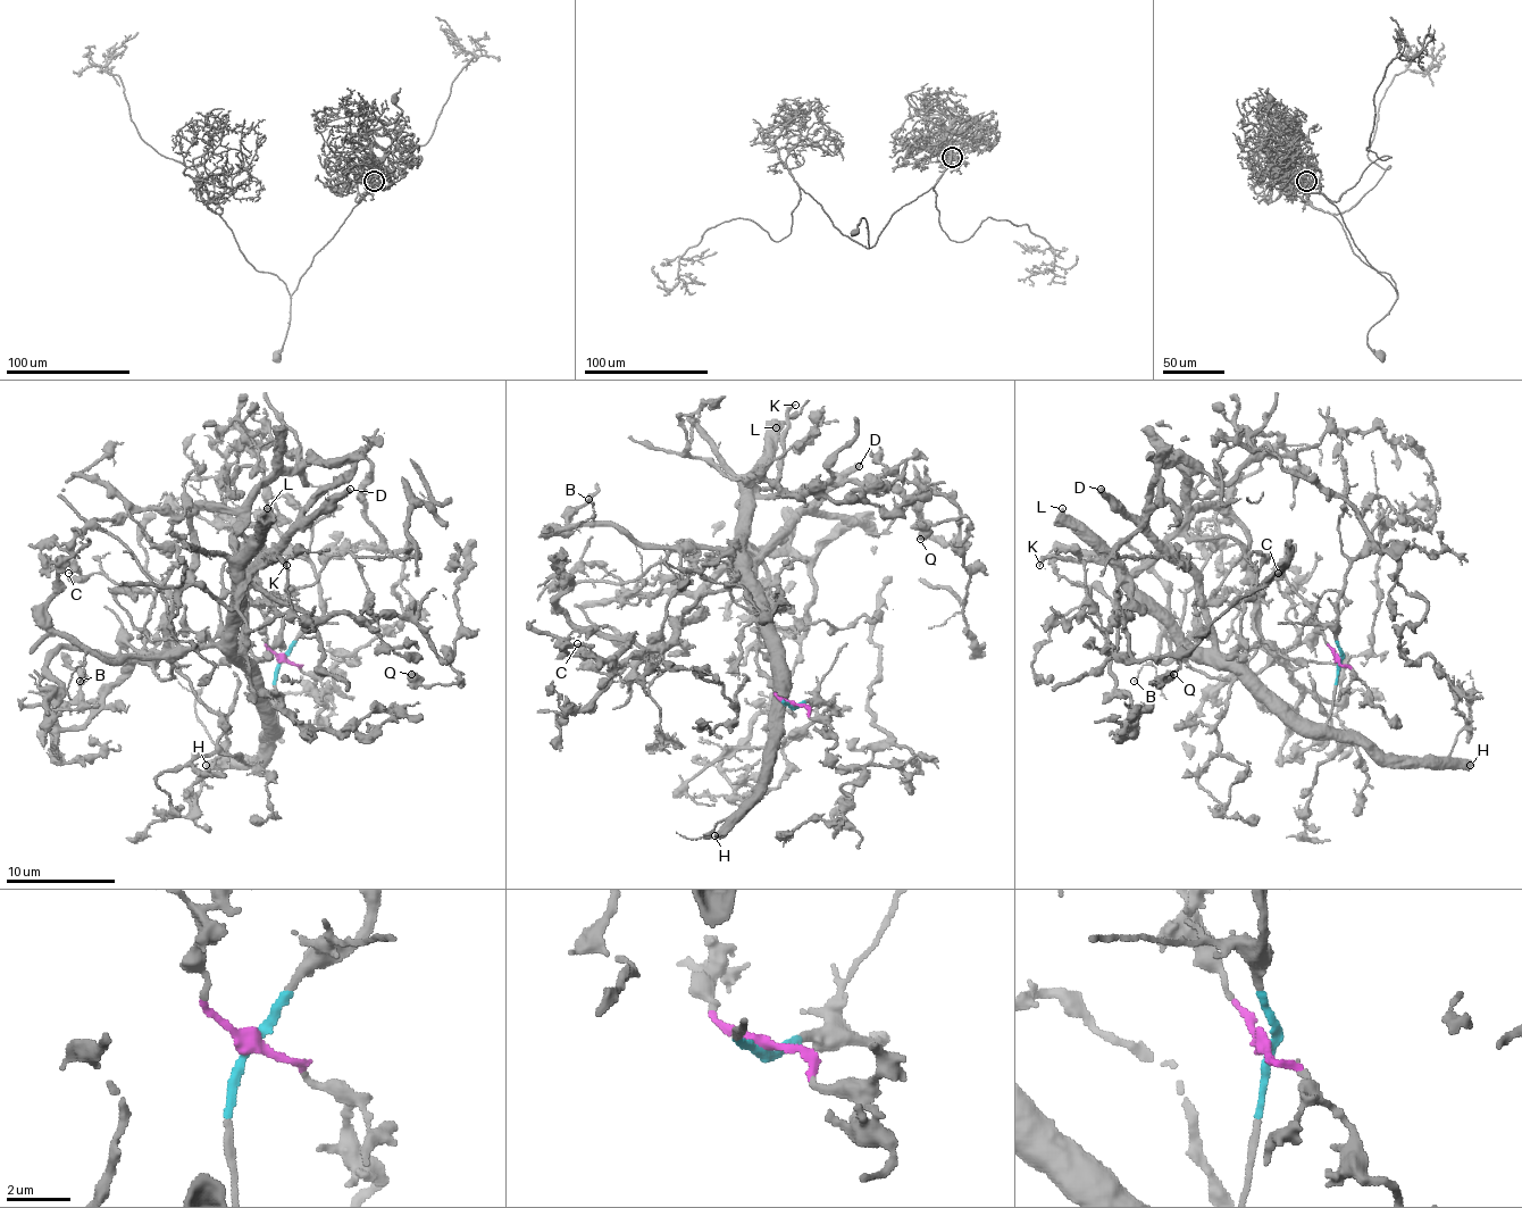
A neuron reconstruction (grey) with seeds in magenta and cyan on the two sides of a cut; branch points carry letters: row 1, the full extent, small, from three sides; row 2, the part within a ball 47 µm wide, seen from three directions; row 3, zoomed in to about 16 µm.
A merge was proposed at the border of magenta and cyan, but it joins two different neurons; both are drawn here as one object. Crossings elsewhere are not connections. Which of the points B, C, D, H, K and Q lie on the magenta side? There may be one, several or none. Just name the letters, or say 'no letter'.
C, K, Q

